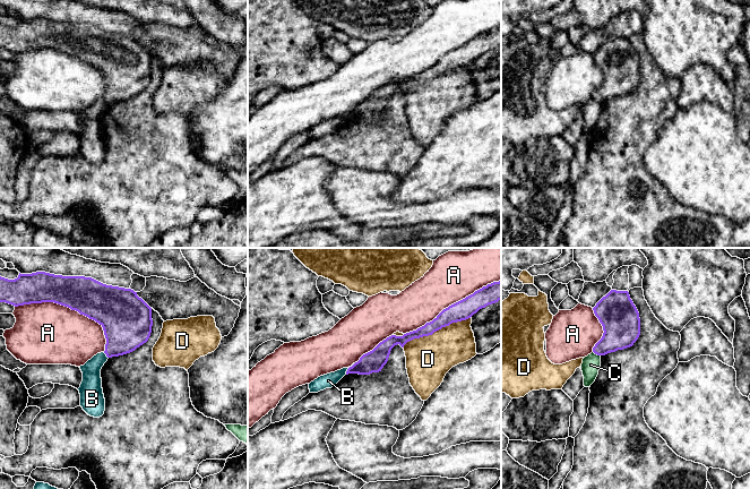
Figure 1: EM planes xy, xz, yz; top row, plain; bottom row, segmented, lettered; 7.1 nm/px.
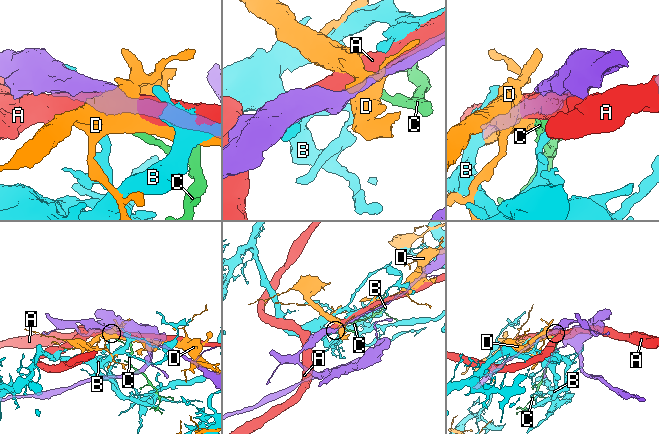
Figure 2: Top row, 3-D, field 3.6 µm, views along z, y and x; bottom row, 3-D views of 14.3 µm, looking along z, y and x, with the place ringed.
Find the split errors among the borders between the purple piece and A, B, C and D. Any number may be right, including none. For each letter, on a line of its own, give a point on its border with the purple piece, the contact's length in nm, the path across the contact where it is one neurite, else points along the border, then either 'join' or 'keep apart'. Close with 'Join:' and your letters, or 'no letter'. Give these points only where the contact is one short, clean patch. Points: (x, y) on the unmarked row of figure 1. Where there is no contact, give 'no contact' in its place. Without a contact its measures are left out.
A: contact xy (70, 54); length 700 nm; keep apart
B: contact xz (348, 114); length 100 nm; keep apart
C: contact yz (596, 100); length 70 nm; border yz (593, 97), (600, 102); keep apart
D: contact xz (436, 77); length 550 nm; keep apart
Join: no letter

